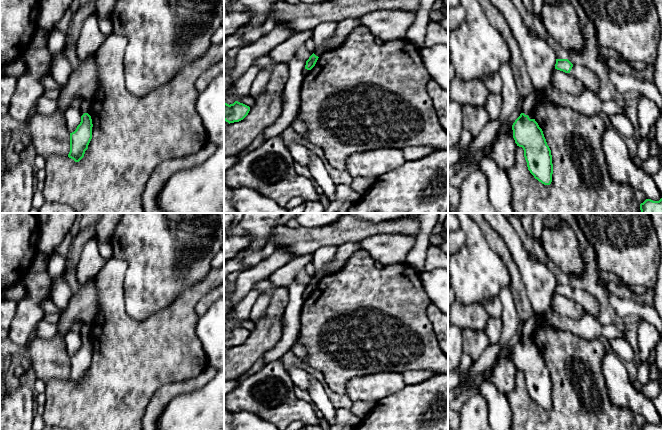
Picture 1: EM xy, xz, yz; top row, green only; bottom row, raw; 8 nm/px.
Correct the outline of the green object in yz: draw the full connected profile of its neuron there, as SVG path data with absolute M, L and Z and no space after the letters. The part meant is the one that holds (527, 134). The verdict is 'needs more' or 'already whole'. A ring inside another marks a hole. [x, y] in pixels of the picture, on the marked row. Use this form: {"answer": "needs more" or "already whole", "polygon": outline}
{"answer": "already whole", "polygon": "M521 113L512 125L513 138L524 150L524 157L530 173L544 185L552 182L552 155L542 129L535 119Z"}

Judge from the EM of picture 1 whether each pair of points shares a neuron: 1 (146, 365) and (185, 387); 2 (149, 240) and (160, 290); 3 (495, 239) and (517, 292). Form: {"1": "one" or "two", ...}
{"1": "two", "2": "one", "3": "one"}

